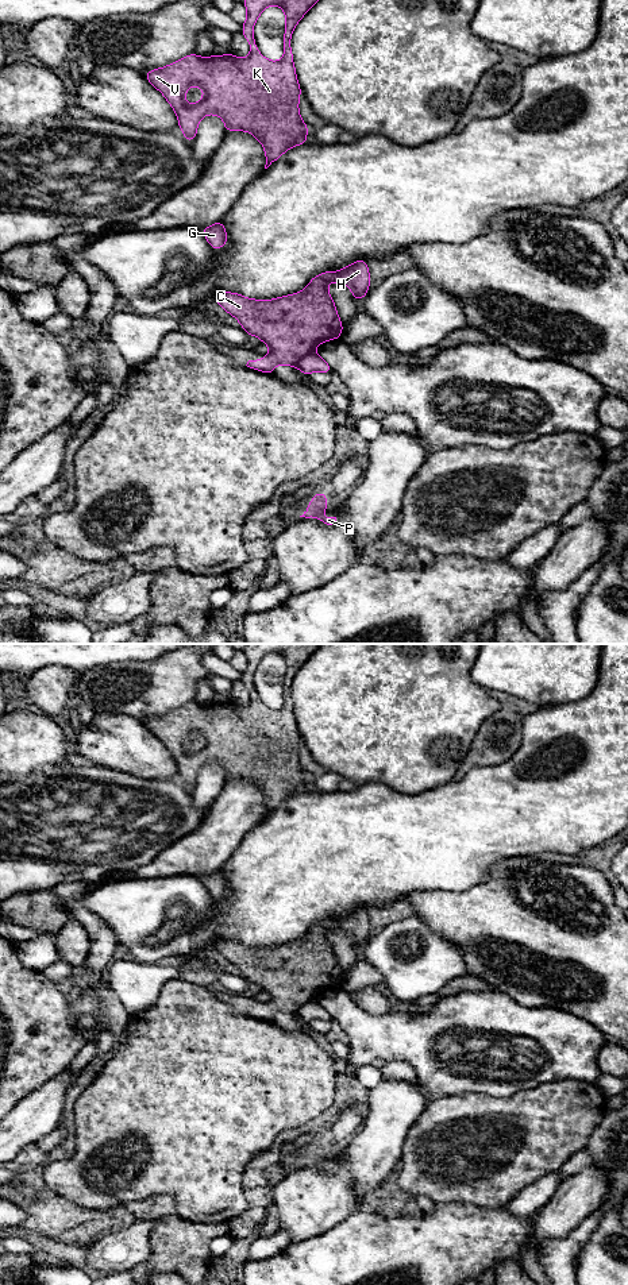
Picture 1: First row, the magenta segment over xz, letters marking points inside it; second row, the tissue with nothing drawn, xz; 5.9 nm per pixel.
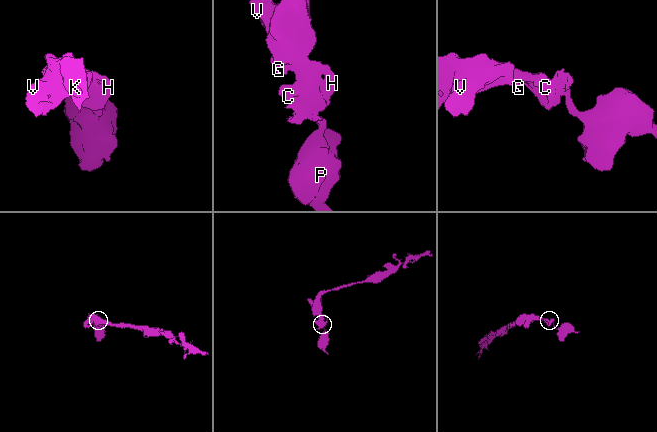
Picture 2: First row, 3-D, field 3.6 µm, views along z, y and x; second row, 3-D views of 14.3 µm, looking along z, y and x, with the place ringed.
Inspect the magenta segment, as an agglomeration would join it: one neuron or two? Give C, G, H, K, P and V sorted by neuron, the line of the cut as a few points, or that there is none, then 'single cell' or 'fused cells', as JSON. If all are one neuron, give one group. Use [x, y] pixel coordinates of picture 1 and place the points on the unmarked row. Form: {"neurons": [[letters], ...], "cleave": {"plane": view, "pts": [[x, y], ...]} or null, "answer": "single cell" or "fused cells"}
{"neurons": [["C", "G", "H", "K", "V"], ["P"]], "cleave": {"plane": "xz", "pts": [[314, 999], [304, 1003], [295, 1014]]}, "answer": "fused cells"}

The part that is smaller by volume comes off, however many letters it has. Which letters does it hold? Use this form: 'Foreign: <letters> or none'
Foreign: P

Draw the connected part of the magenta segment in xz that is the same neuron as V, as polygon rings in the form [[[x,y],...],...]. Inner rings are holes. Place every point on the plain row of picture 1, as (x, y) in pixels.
[[[246,644],[247,668],[242,682],[251,698],[247,706],[231,701],[201,706],[192,701],[145,722],[174,757],[188,790],[194,788],[203,764],[217,763],[224,768],[226,780],[247,779],[262,791],[265,817],[285,799],[307,791],[309,776],[298,760],[301,736],[290,687],[297,671],[321,645]],[[270,653],[280,653],[286,664],[284,706],[277,710],[261,703],[253,680],[257,667]],[[189,734],[204,738],[204,745],[193,753],[185,749]]]

